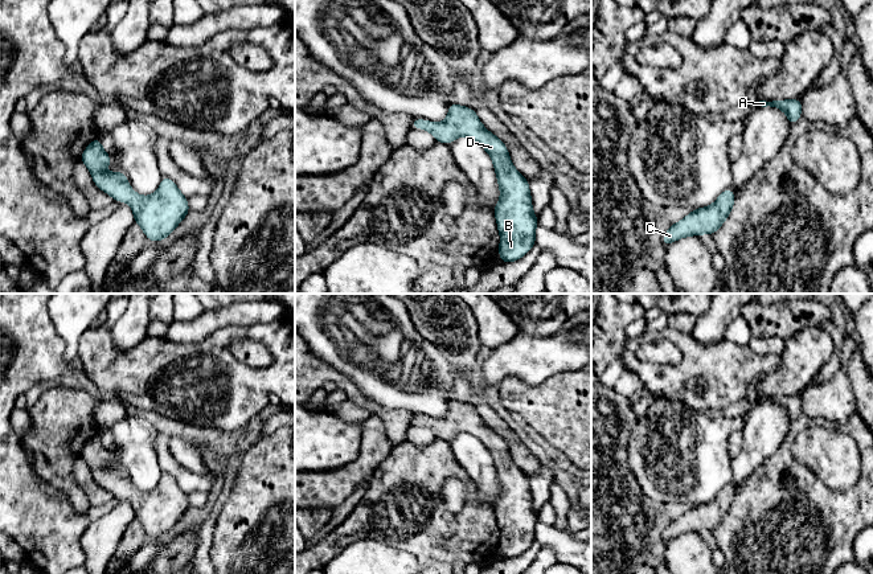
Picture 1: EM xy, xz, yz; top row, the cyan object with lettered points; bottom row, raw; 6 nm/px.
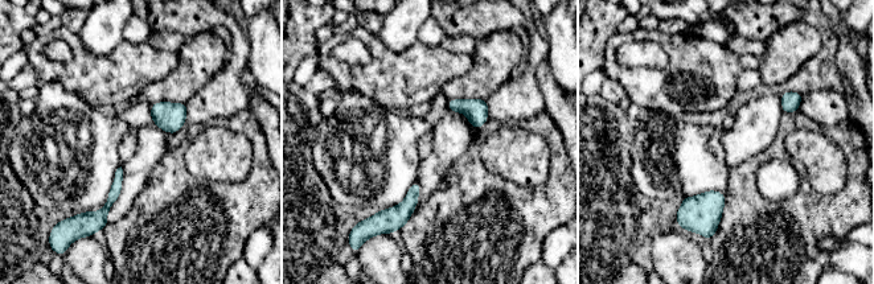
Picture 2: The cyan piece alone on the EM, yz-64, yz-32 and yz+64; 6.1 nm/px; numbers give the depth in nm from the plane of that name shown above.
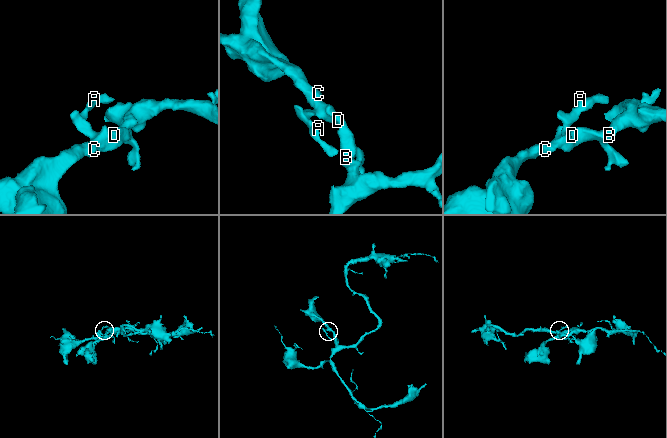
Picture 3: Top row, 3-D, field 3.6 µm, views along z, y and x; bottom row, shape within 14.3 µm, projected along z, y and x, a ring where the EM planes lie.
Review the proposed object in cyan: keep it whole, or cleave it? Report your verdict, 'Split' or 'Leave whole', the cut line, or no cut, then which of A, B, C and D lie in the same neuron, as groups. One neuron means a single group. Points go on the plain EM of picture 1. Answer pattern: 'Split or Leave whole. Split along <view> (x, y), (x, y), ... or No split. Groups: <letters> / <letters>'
Leave whole. No split. Groups: A B C D

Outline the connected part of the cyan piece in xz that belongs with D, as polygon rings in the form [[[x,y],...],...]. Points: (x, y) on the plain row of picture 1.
[[[450,399],[447,414],[439,419],[426,415],[413,415],[410,423],[430,429],[435,438],[451,440],[456,434],[466,432],[478,438],[491,452],[497,473],[500,495],[493,505],[500,530],[499,552],[501,558],[509,559],[521,555],[536,541],[537,512],[533,508],[528,476],[515,464],[507,442],[480,418],[476,407],[462,401]]]

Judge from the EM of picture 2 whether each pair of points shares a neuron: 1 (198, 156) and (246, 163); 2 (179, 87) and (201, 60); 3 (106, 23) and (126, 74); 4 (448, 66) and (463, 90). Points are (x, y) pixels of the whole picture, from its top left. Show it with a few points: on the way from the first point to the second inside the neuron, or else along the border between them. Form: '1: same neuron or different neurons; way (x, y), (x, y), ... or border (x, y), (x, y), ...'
1: same neuron; way (210, 145), (232, 145), (237, 151)
2: same neuron; way (185, 81), (196, 66)
3: different neurons; border (123, 38), (102, 56), (83, 46)
4: different neurons; border (472, 54), (472, 65), (439, 90)

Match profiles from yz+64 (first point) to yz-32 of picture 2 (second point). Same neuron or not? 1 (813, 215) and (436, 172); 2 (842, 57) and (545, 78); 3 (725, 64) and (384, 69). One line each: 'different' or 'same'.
1: different
2: same
3: same

